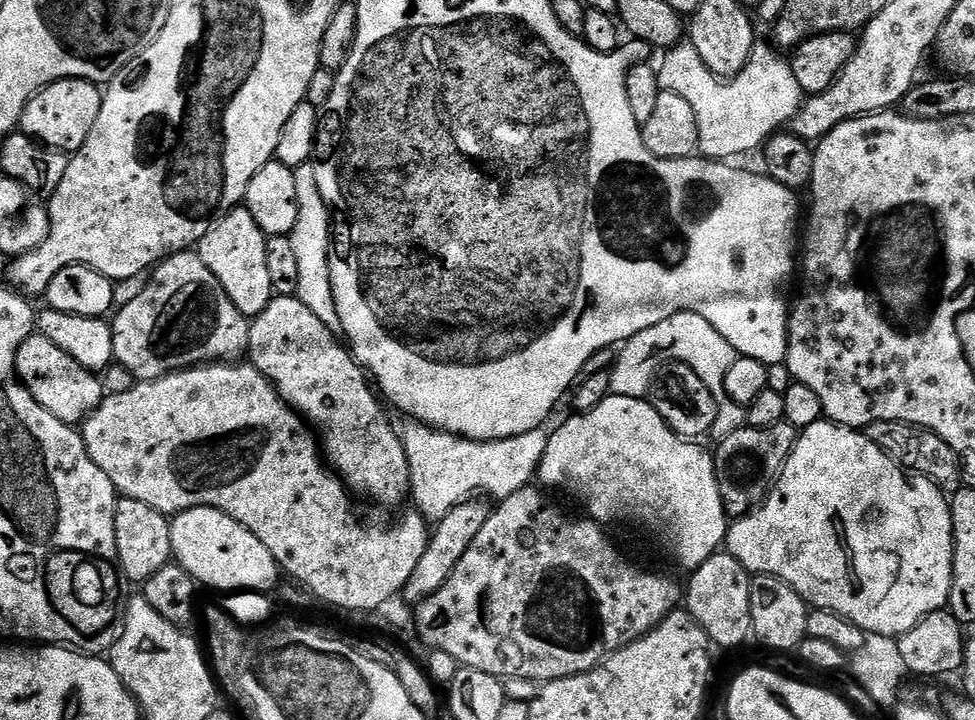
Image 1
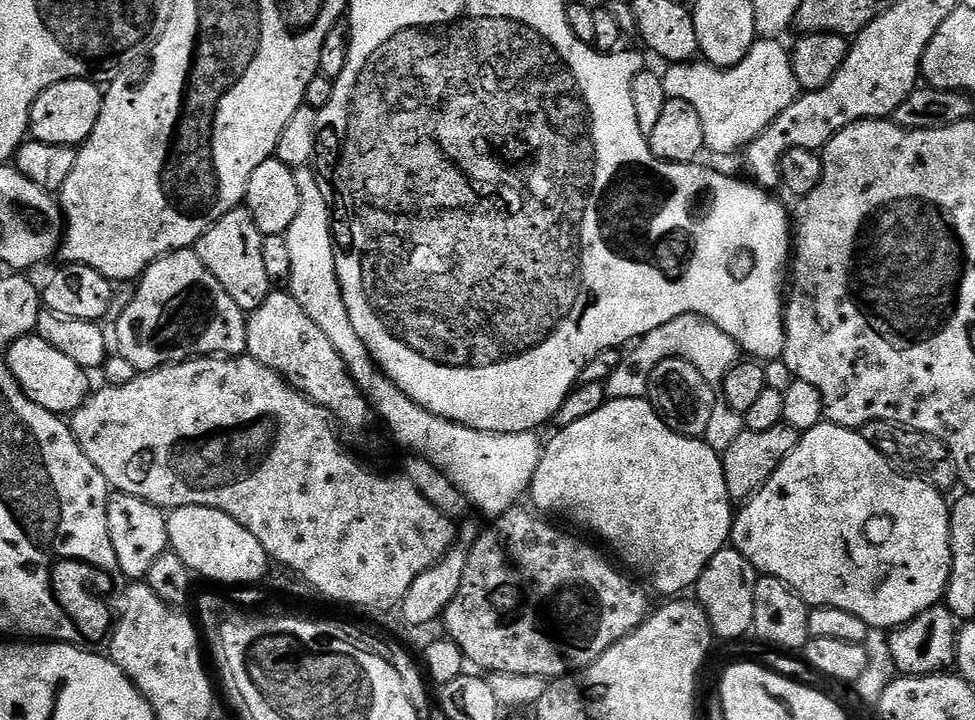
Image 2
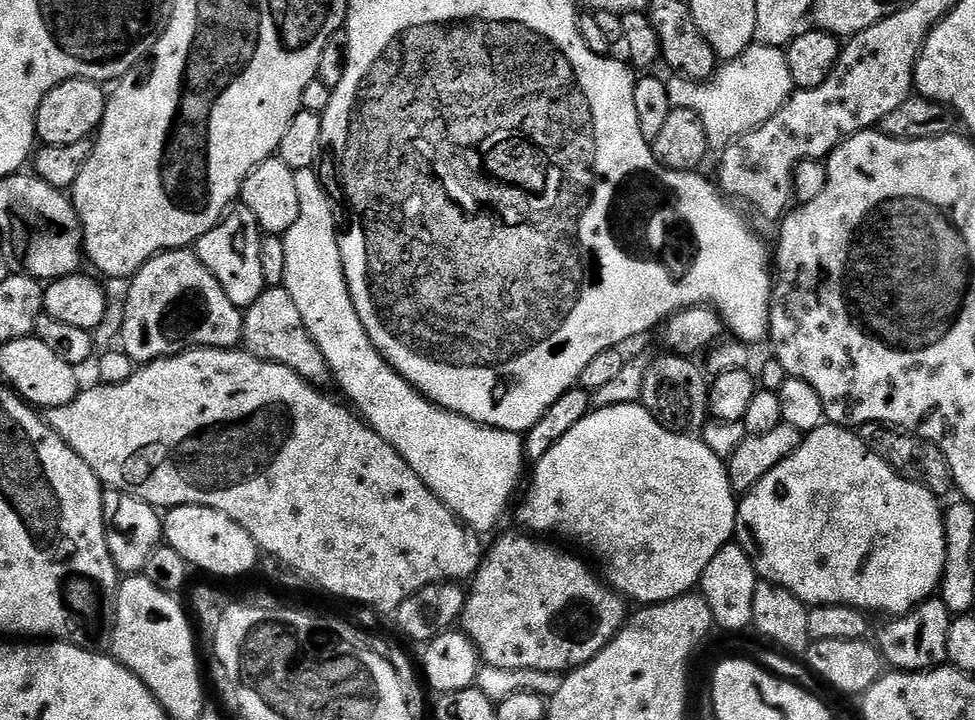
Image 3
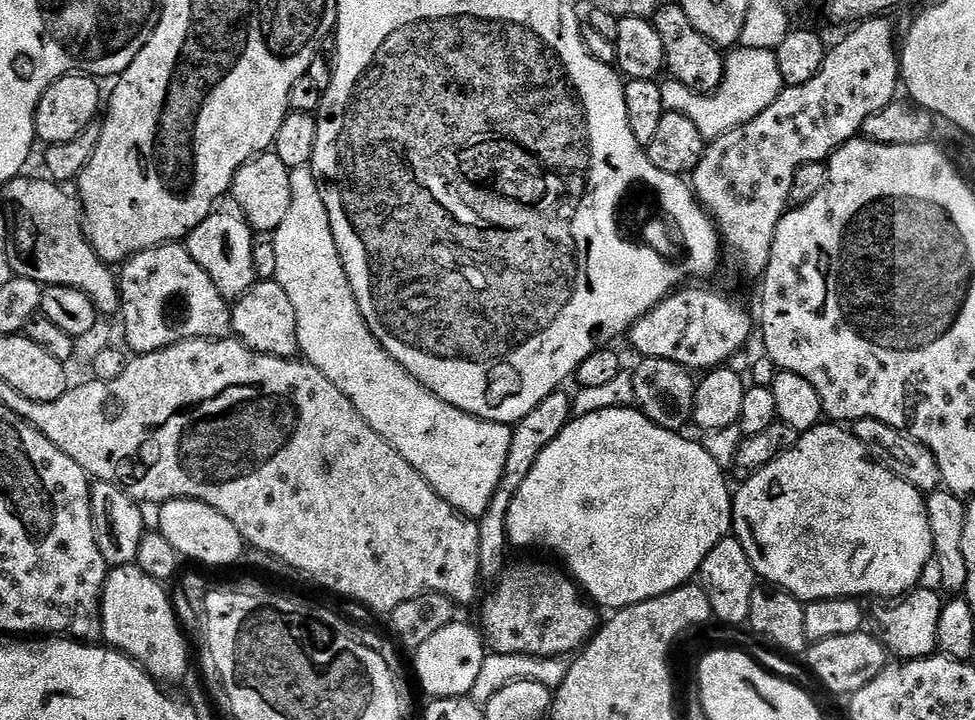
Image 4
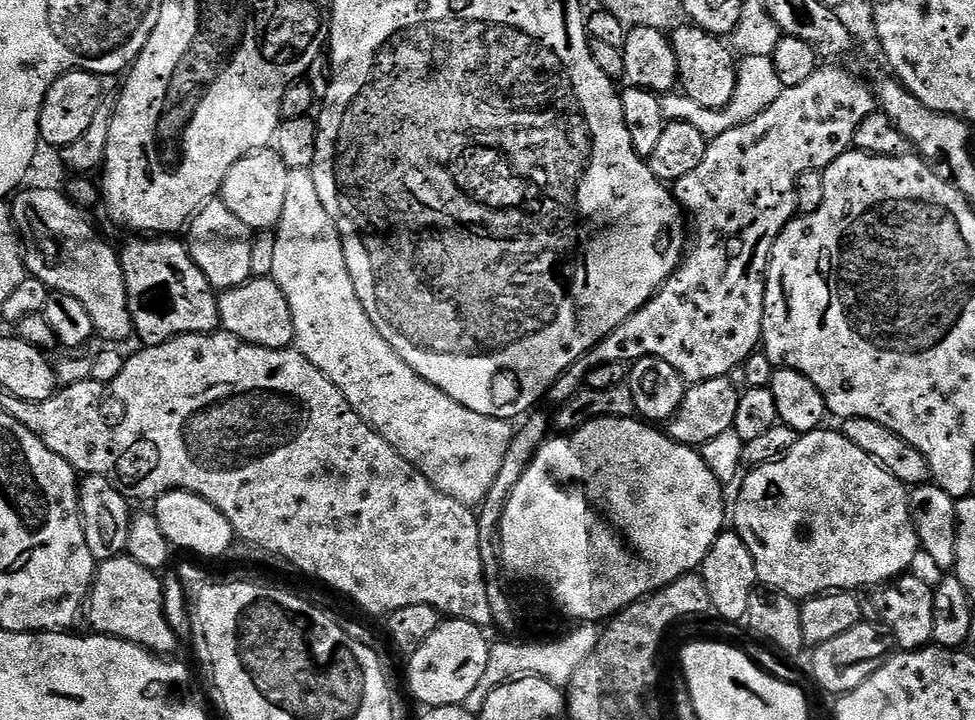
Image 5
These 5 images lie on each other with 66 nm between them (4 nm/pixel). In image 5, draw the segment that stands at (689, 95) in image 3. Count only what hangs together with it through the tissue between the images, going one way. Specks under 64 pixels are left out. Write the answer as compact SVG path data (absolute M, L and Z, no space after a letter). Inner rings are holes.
M744 56L736 69L734 98L730 98L730 102L725 108L710 109L706 106L698 106L698 102L694 102L694 98L676 90L661 95L660 105L665 121L690 122L690 126L702 130L704 136L711 138L718 134L726 134L726 130L734 130L734 126L742 126L746 122L750 122L750 118L758 118L758 114L762 114L762 110L766 110L766 106L770 106L774 102L774 98L778 98L780 91L782 89L771 56Z

